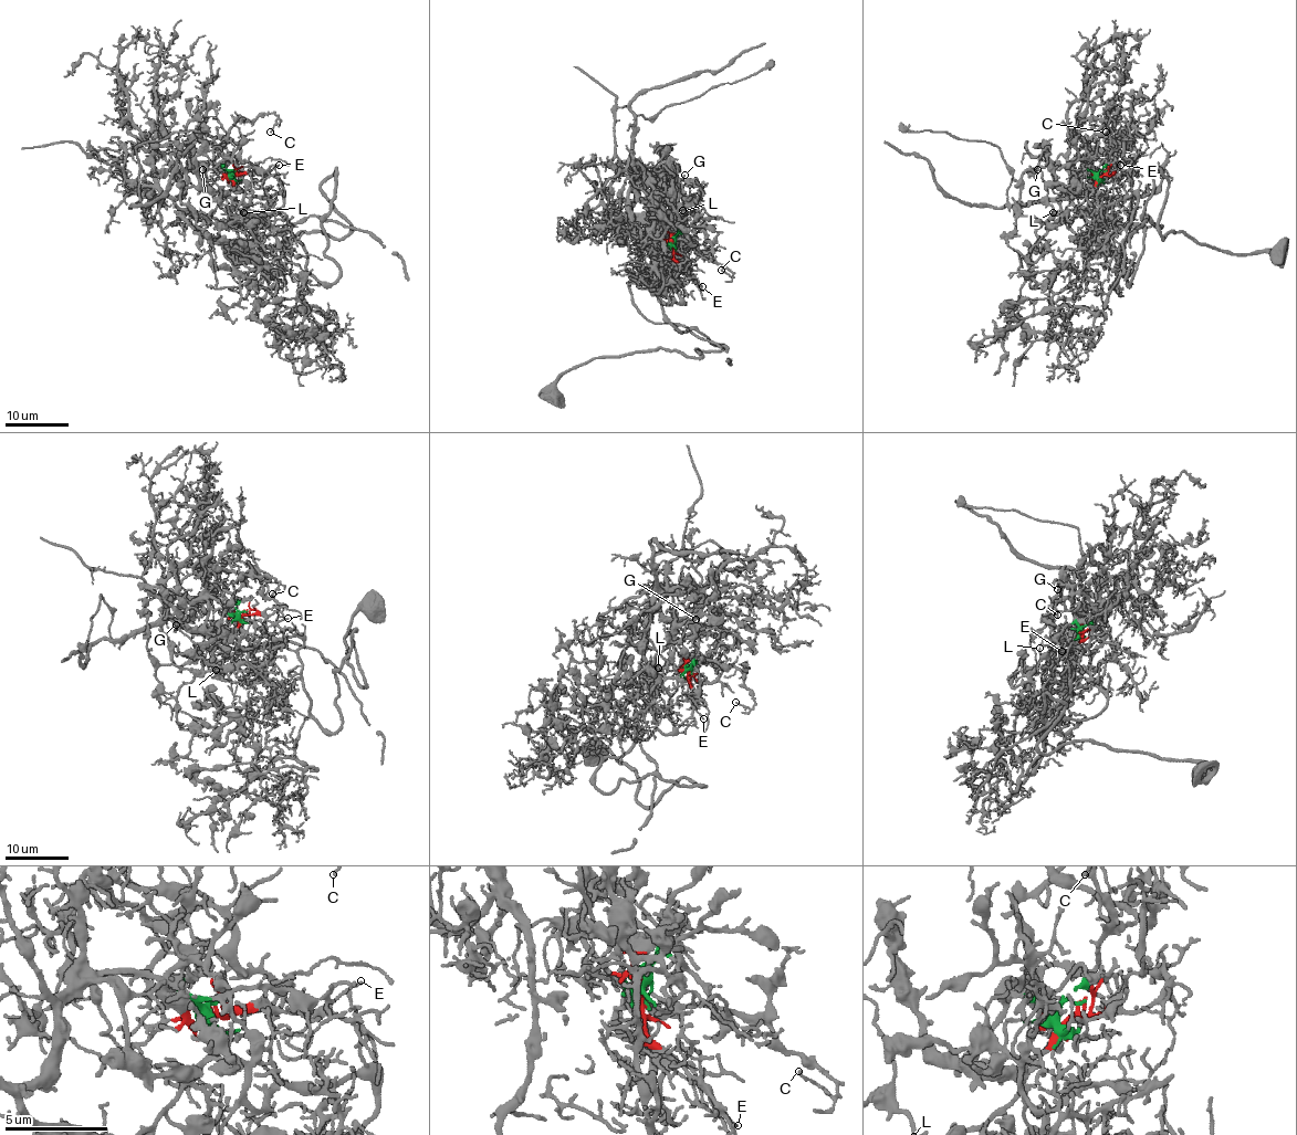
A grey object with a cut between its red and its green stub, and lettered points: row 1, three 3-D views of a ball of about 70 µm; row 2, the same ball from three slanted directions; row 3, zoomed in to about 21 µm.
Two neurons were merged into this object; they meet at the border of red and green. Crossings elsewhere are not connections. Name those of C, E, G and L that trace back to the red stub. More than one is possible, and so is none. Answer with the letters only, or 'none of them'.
E, G, L

